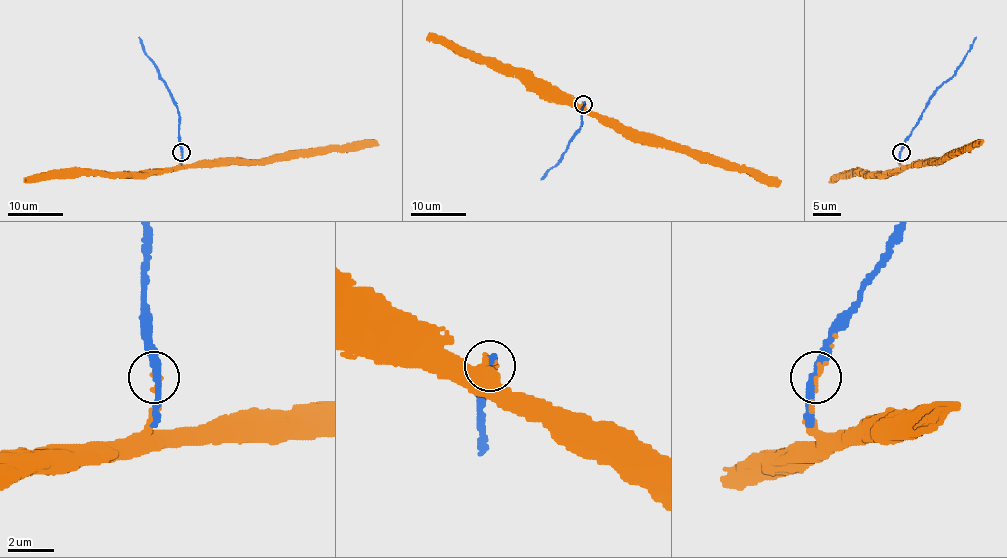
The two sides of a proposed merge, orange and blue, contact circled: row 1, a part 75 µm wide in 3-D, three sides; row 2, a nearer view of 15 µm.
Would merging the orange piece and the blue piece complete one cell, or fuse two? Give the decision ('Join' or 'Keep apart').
Join

